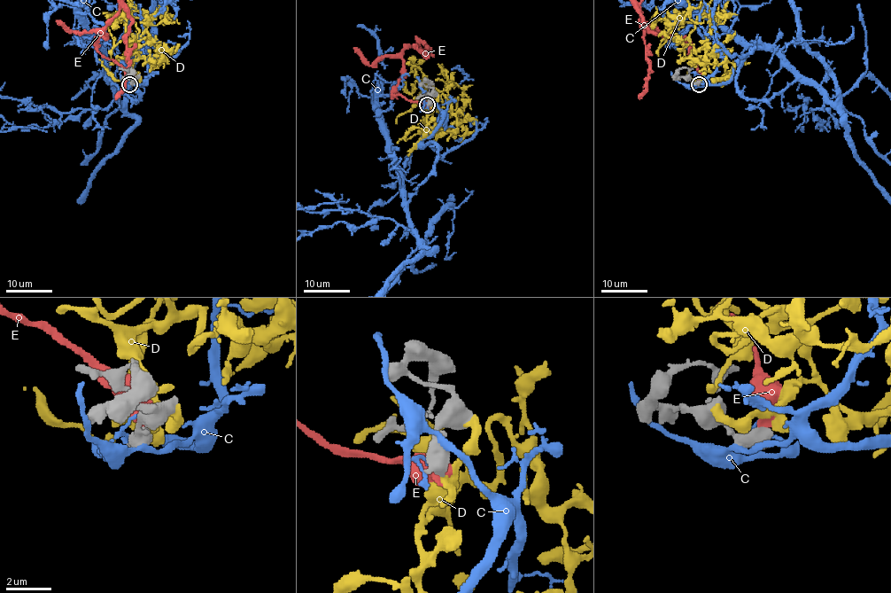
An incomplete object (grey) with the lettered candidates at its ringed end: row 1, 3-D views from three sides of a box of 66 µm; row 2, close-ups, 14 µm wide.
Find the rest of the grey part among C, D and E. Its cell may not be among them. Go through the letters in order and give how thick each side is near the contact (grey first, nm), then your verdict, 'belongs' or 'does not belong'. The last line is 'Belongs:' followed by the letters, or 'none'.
C: 480 nm thick on the grey side, 240 nm on the other; does not belong
D: 650 nm thick on the grey side, 280 nm on the other; does not belong
E: 700 nm thick on the grey side, 650 nm on the other; does not belong
Belongs: none

